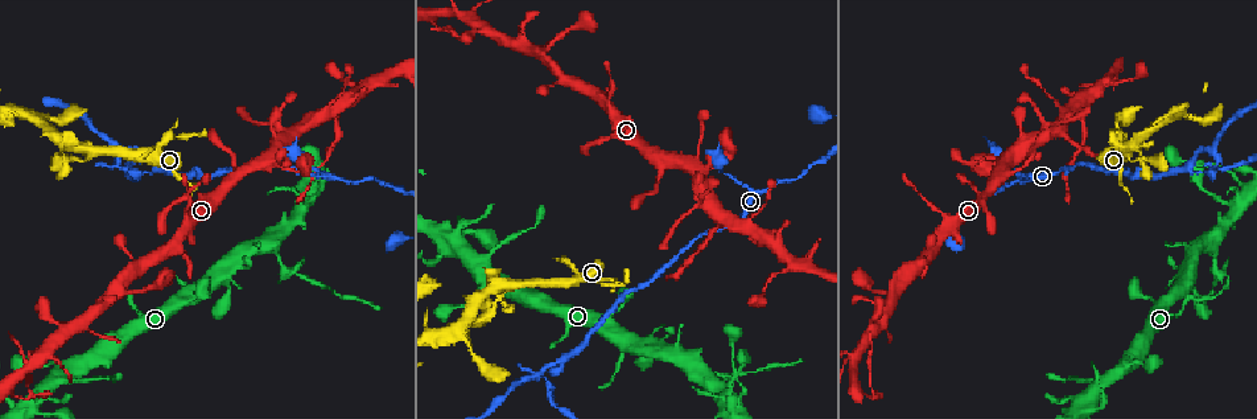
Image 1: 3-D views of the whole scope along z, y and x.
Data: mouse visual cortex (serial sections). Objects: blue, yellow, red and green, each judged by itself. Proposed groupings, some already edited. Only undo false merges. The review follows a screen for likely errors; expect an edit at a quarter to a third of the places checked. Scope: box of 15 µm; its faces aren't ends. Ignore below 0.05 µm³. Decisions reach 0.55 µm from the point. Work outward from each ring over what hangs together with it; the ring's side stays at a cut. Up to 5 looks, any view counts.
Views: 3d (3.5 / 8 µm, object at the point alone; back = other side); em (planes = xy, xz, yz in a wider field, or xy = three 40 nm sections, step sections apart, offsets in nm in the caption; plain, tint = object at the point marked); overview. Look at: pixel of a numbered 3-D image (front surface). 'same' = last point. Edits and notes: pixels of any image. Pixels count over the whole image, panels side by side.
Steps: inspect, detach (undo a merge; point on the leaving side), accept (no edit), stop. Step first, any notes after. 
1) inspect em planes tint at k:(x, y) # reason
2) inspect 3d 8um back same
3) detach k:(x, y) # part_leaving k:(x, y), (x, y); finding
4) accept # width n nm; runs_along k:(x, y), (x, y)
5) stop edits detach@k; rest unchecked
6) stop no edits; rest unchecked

inspect 3d 3.5um at 1:(491, 307) # sudden change in width

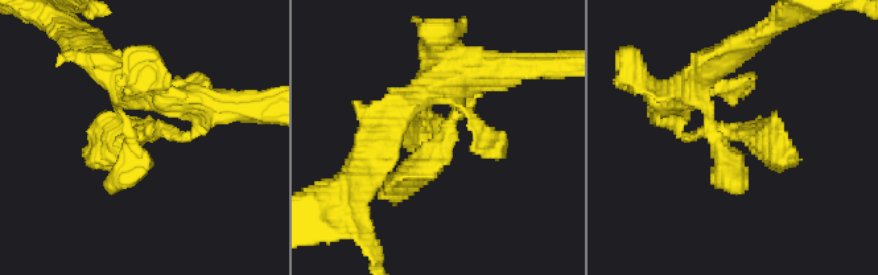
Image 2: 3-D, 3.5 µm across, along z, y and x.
inspect em xy step 1 tint at 2:(735, 137) # shape alone is not enough

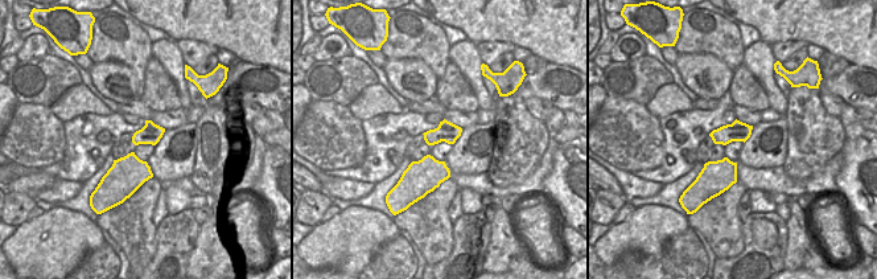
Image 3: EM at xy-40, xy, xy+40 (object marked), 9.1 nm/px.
accept # runs_along 2:(685, 85), (722, 150), (790, 150); all the same cell

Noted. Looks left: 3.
inspect 3d 8um at 1:(281, 274) # sharp bend

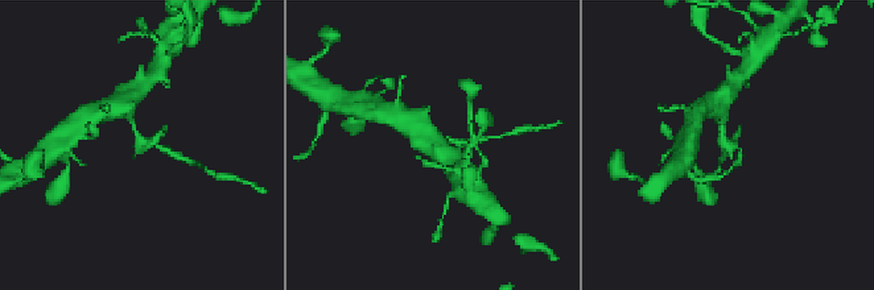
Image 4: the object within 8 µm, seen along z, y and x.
inspect 3d 3.5um at 4:(141, 144)

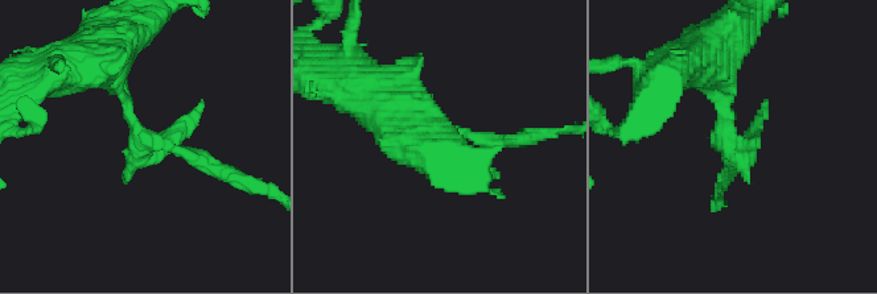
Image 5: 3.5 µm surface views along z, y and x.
inspect em xy step 2 tint at 5:(135, 146) # shape alone is not enough

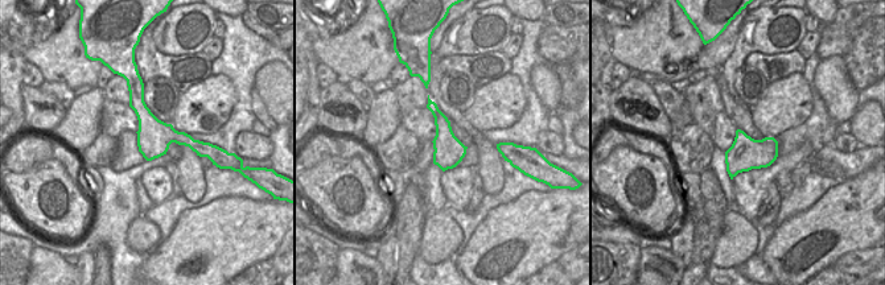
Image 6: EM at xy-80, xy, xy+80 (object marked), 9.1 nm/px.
accept # continuous, no second cell

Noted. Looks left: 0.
stop no edits; rest unchecked

